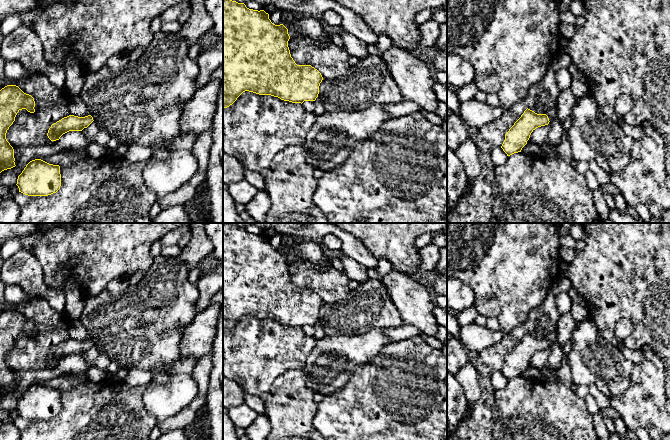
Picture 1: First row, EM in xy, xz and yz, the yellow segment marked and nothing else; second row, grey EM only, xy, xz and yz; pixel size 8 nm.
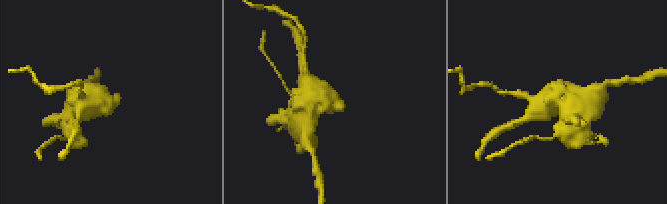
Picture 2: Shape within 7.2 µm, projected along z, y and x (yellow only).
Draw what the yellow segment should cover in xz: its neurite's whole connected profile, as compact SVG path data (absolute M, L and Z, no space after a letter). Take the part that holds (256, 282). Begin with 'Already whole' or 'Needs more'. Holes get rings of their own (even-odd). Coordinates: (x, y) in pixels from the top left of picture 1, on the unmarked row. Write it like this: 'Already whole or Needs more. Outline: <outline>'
Already whole. Outline: M223 223L223 333L232 329L237 322L245 315L253 316L259 319L271 319L281 324L292 327L303 327L304 325L315 325L319 318L319 310L323 304L321 297L311 289L297 289L291 281L288 271L290 260L288 253L283 249L275 249L269 243L269 238L264 234L253 234L246 231L244 227L238 227L231 223Z

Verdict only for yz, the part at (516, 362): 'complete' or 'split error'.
complete

